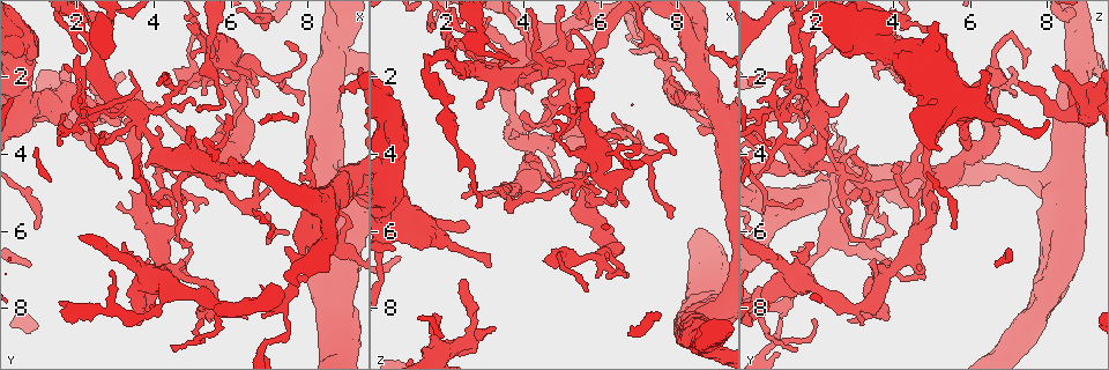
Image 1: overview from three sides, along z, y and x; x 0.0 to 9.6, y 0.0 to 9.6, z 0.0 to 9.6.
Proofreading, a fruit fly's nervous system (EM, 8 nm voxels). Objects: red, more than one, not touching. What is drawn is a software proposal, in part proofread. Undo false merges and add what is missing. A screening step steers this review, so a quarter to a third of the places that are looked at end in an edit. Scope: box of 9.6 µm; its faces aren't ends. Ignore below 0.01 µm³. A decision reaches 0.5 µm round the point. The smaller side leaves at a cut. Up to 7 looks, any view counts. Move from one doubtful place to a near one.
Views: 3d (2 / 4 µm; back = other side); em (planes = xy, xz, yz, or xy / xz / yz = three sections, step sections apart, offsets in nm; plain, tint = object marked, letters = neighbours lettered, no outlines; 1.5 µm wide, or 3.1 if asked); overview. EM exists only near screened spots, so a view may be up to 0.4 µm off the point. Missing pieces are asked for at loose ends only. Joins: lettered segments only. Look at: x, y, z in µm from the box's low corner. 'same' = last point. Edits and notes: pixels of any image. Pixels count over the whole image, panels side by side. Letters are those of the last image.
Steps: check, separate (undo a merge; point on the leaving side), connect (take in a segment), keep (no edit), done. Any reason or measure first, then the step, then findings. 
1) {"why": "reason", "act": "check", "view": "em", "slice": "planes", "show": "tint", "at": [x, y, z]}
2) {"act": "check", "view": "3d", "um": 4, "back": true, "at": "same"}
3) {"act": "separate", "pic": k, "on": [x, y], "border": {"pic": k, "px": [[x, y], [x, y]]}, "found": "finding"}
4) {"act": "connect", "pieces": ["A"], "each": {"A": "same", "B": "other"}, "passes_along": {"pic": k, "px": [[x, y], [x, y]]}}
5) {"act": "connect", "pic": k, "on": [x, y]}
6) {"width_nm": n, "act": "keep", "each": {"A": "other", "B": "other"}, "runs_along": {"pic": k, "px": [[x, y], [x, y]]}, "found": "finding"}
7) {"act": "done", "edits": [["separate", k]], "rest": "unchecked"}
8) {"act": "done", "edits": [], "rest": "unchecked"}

{"act": "check", "view": "em", "slice": "planes", "show": "letters", "at": [3.30, 1.95, 8.45]}

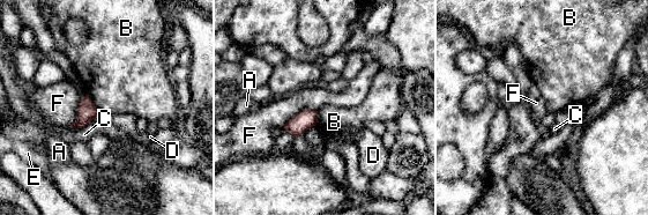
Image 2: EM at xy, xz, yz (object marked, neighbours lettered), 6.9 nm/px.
{"width_nm": 130, "act": "keep", "each": {"A": "other", "B": "other", "C": "other", "D": "other", "E": "other", "F": "other"}, "found": "none of them fits"}

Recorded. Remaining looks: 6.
{"why": "tapers out", "act": "check", "view": "em", "slice": "planes", "show": "tint", "at": [7.45, 1.20, 3.50]}

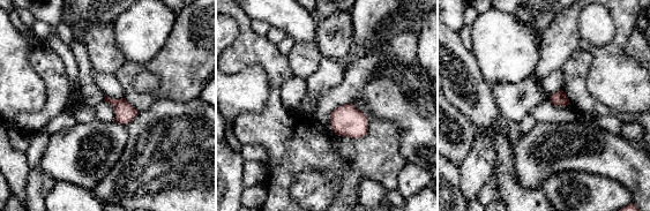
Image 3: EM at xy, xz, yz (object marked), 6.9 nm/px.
{"act": "check", "view": "em", "slice": "planes", "show": "letters", "at": "same"}

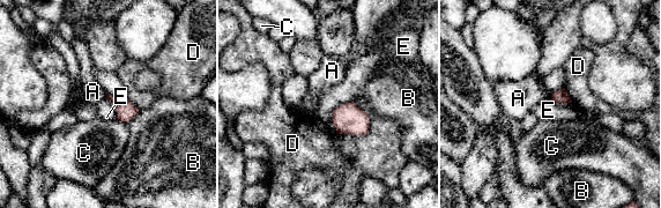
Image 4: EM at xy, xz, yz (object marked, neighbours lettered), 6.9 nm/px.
{"act": "keep", "each": {"A": "other", "B": "other", "C": "other", "D": "other", "E": "other"}, "border": {"pic": 4, "px": [[353, 99], [333, 110], [335, 132]]}, "found": "no lettered segment goes on from it"}

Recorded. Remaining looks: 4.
{"why": "sharp bend", "act": "check", "view": "3d", "um": 2, "at": [3.65, 2.70, 5.20]}

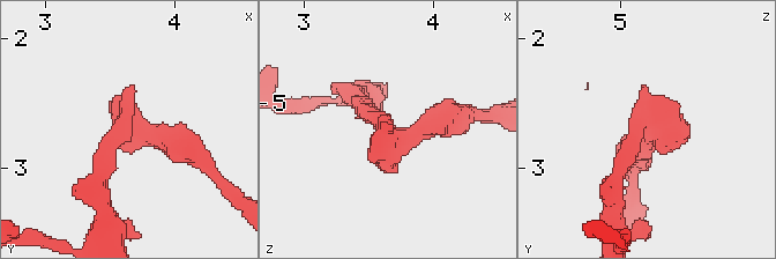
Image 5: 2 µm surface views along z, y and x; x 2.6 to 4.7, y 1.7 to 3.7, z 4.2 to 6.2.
{"act": "check", "view": "em", "slice": "planes", "show": "plain", "at": [3.66, 2.70, 5.24]}

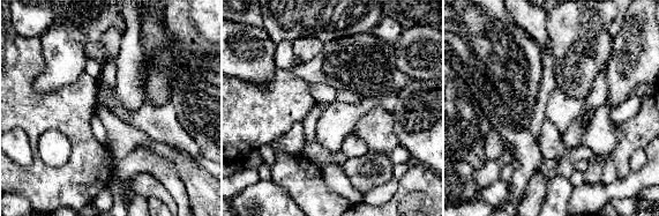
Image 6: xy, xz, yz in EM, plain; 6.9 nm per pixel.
{"act": "check", "view": "em", "slice": "planes", "show": "letters", "at": "same"}

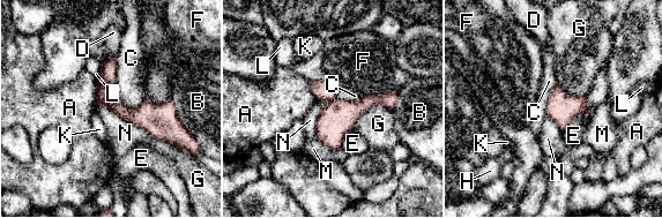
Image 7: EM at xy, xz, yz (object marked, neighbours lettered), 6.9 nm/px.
{"act": "keep", "each": {"A": "other", "B": "other", "C": "other", "D": "other", "E": "other", "F": "other", "G": "other", "H": "other", "K": "other", "L": "other", "M": "other", "N": "other"}, "runs_along": {"pic": 7, "px": [[104, 67], [125, 113], [178, 123]]}, "found": "all the same cell"}

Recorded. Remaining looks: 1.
{"act": "done", "edits": [], "rest": "unchecked"}

